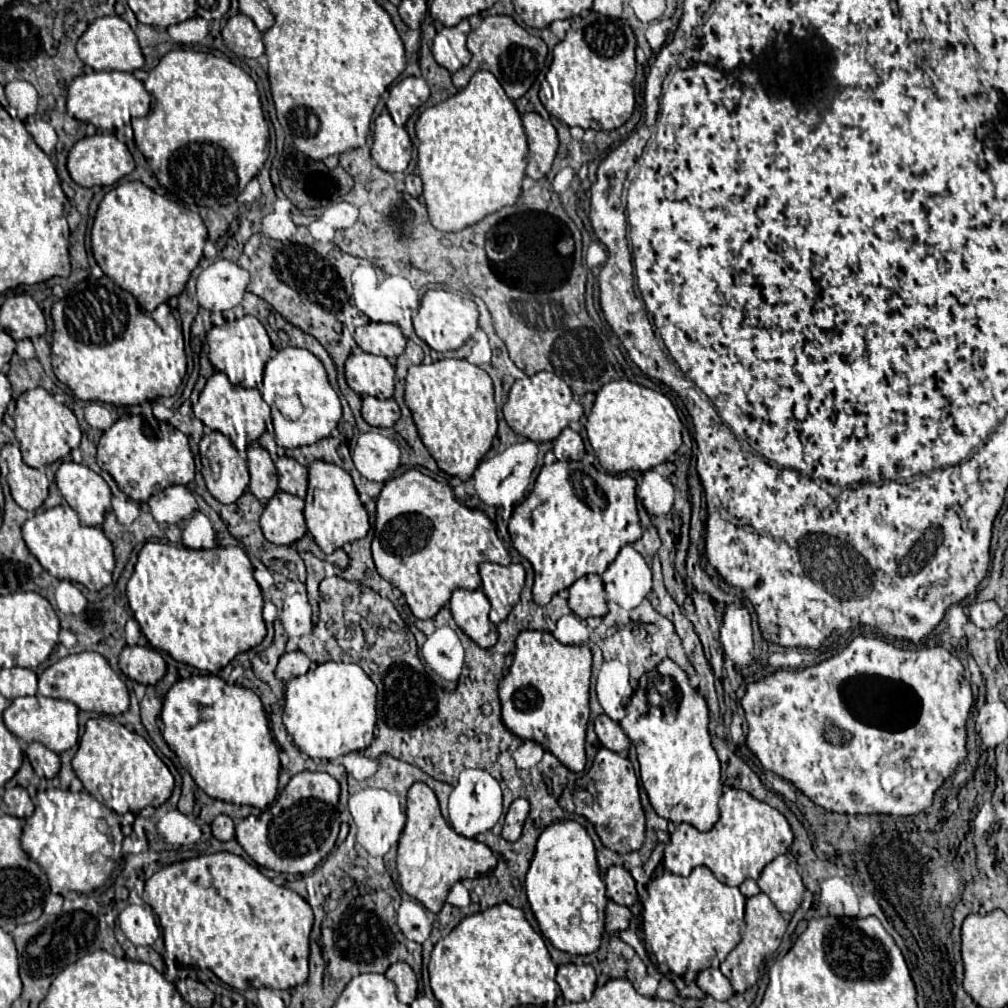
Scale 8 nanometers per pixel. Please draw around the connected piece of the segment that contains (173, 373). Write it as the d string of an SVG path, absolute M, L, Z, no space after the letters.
M107 276L99 280L85 280L65 298L57 300L51 310L53 316L53 368L59 382L67 384L75 398L85 402L107 402L113 406L135 406L143 402L153 402L161 396L173 396L187 372L187 360L183 352L183 334L177 326L167 304L159 306L155 314L145 314L139 310L137 300L115 286Z

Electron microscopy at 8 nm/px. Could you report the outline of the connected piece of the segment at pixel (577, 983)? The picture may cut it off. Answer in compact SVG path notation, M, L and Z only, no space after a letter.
M561 964L557 970L557 984L569 1002L591 1000L595 990L595 970L591 964Z

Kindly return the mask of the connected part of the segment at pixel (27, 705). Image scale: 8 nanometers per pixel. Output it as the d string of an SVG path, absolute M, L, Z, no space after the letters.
M41 694L35 696L25 696L25 698L15 698L11 706L3 712L5 726L23 742L41 742L43 746L51 748L53 752L61 754L69 748L73 748L79 740L79 726L77 726L77 706L71 704L69 700L59 700L59 698L47 698Z

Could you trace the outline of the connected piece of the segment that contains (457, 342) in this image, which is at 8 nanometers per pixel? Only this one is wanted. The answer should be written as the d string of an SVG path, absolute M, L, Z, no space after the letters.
M427 290L421 298L421 308L413 318L413 326L417 336L425 344L429 344L437 352L447 352L461 348L477 332L477 318L479 310L471 298L463 298L447 290Z

